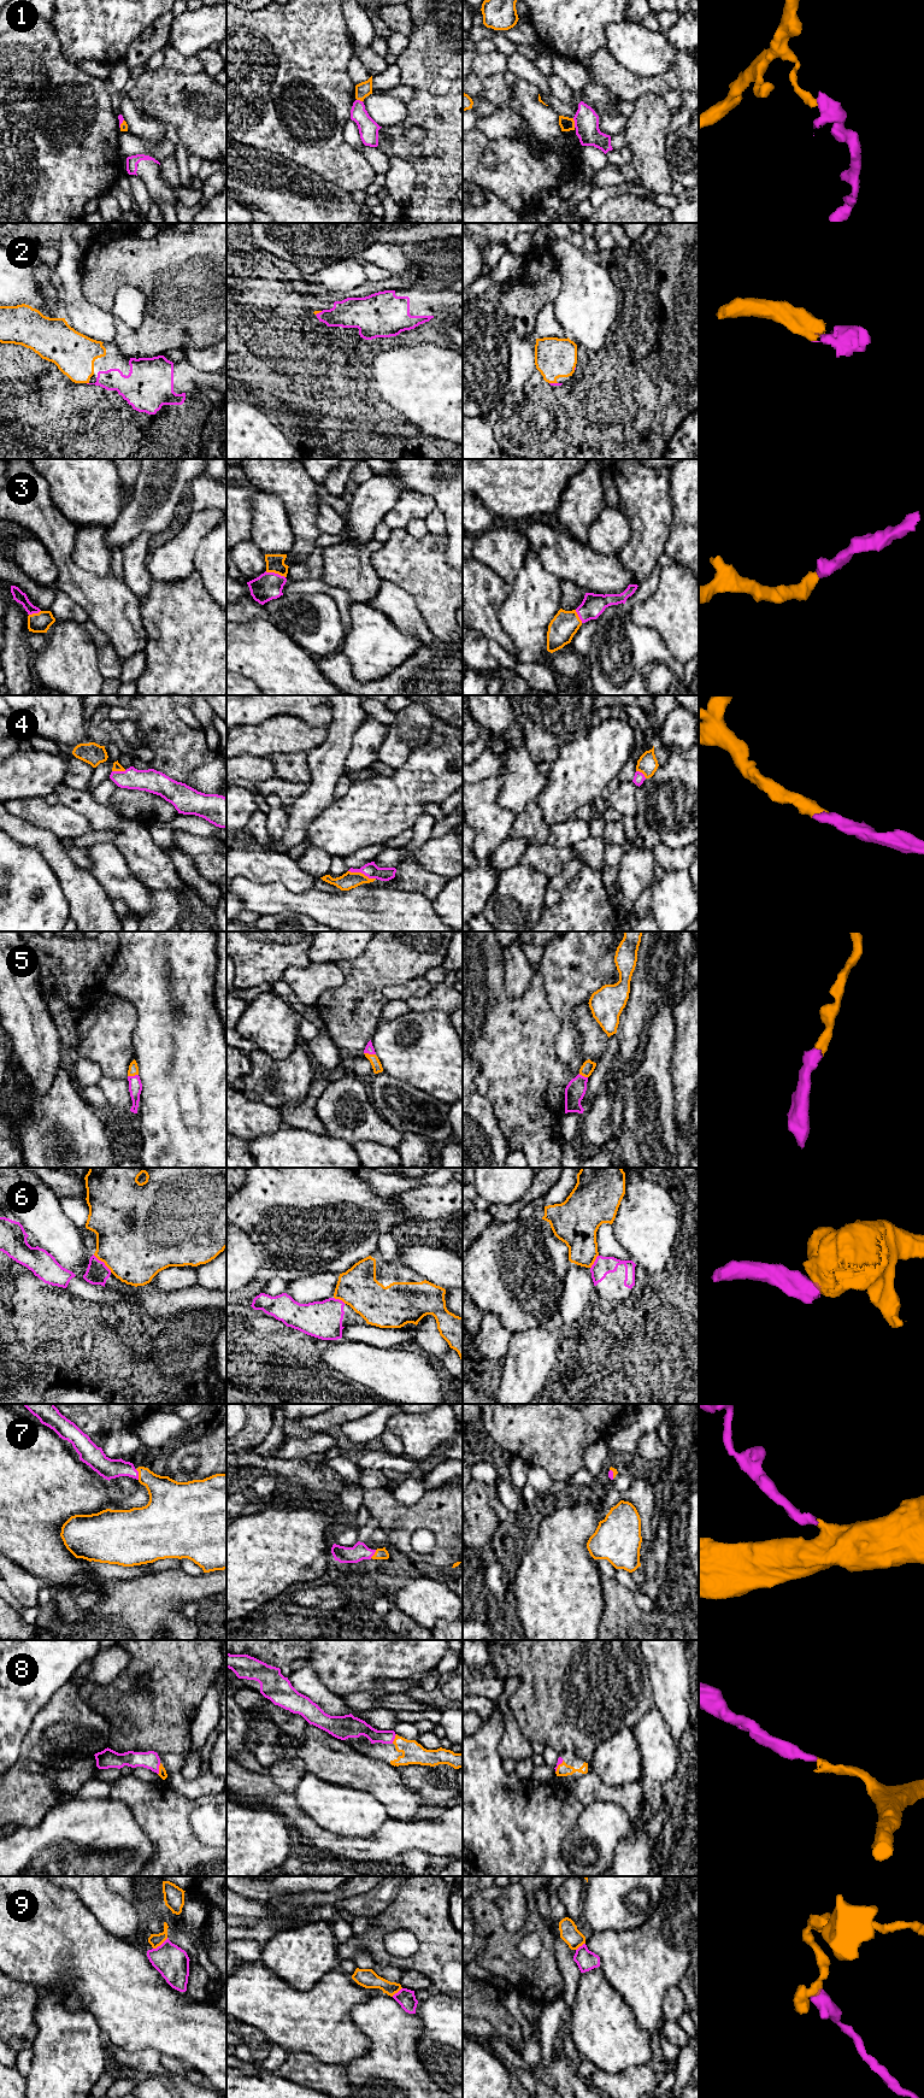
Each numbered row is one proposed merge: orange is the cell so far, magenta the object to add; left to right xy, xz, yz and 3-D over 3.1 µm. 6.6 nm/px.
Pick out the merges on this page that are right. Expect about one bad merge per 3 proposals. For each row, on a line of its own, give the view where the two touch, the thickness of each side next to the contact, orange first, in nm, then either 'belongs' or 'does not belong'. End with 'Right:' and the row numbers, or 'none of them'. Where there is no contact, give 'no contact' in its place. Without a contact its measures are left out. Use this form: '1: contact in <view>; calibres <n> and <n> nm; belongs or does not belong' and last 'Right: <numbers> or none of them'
1: contact in yz; calibres 90 and 160 nm; does not belong
2: contact in yz; calibres 260 and 20 nm; belongs
3: contact in xz; calibres 130 and 180 nm; belongs
4: contact in xz; calibres 110 and 100 nm; belongs
5: contact in xz; calibres 70 and 60 nm; belongs
6: contact in xy; calibres 500 and 150 nm; does not belong
7: contact in xy; calibres 260 and 140 nm; belongs
8: contact in xy; calibres 50 and 120 nm; belongs
9: contact in xy; calibres 90 and 220 nm; does not belong
Right: 2, 3, 4, 5, 7, 8

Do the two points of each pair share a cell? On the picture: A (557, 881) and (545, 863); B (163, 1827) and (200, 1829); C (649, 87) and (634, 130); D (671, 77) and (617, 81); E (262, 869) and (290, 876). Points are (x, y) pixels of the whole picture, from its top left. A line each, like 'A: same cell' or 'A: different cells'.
A: different cells
B: different cells
C: different cells
D: same cell
E: same cell

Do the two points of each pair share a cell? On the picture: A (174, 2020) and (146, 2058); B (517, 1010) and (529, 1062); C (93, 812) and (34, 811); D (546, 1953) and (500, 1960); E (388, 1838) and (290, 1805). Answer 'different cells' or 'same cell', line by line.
A: different cells
B: same cell
C: different cells
D: same cell
E: same cell

